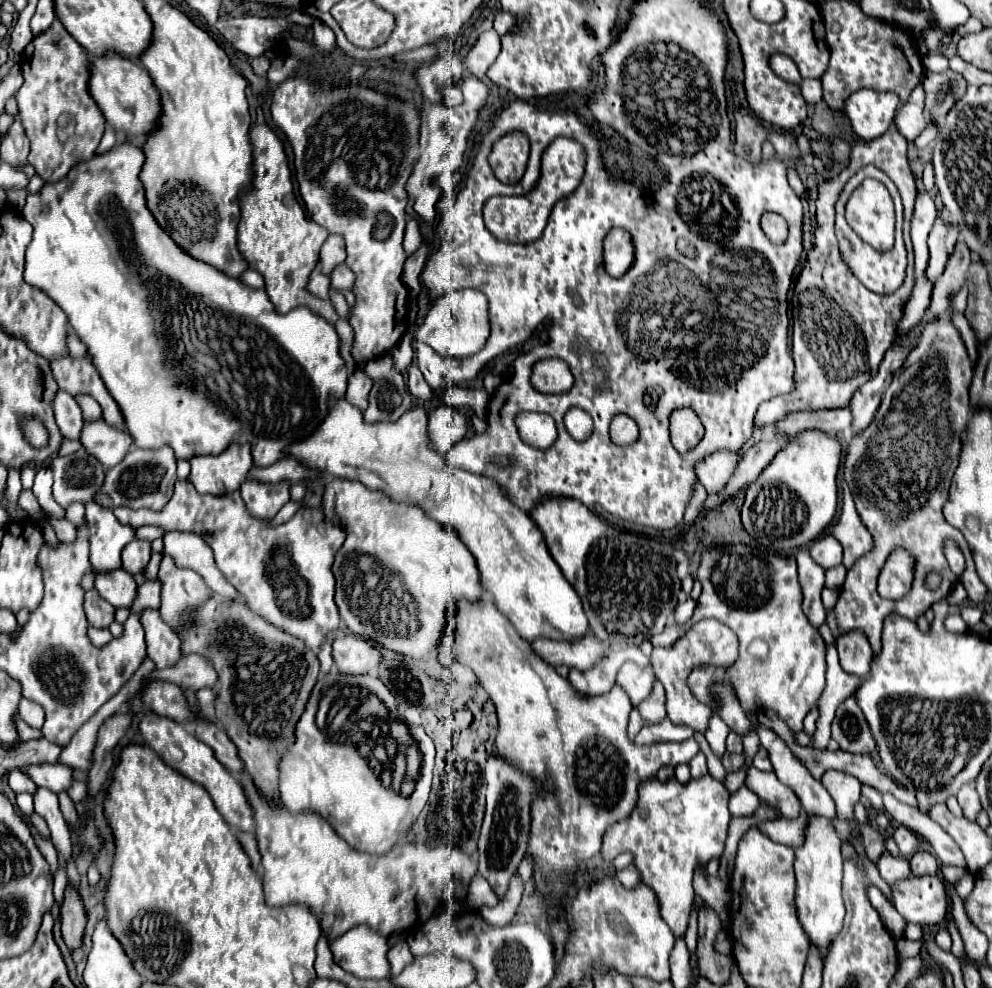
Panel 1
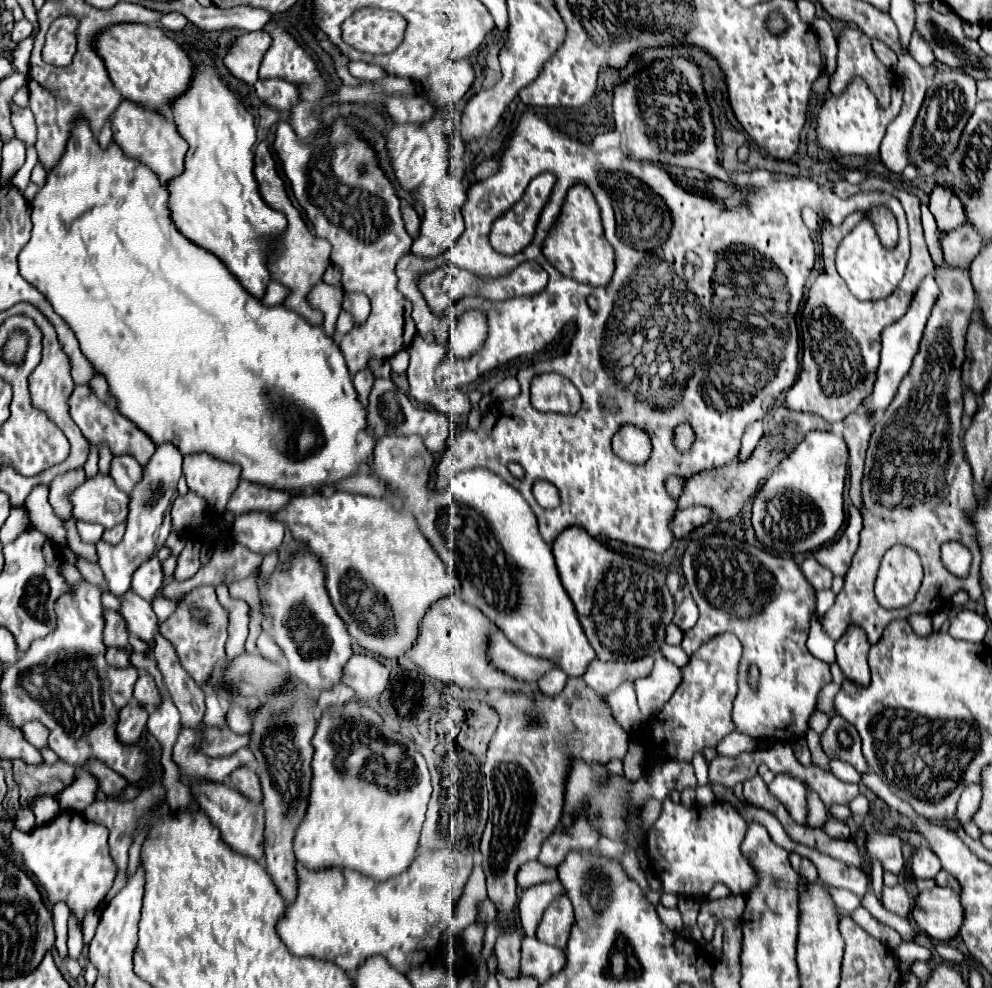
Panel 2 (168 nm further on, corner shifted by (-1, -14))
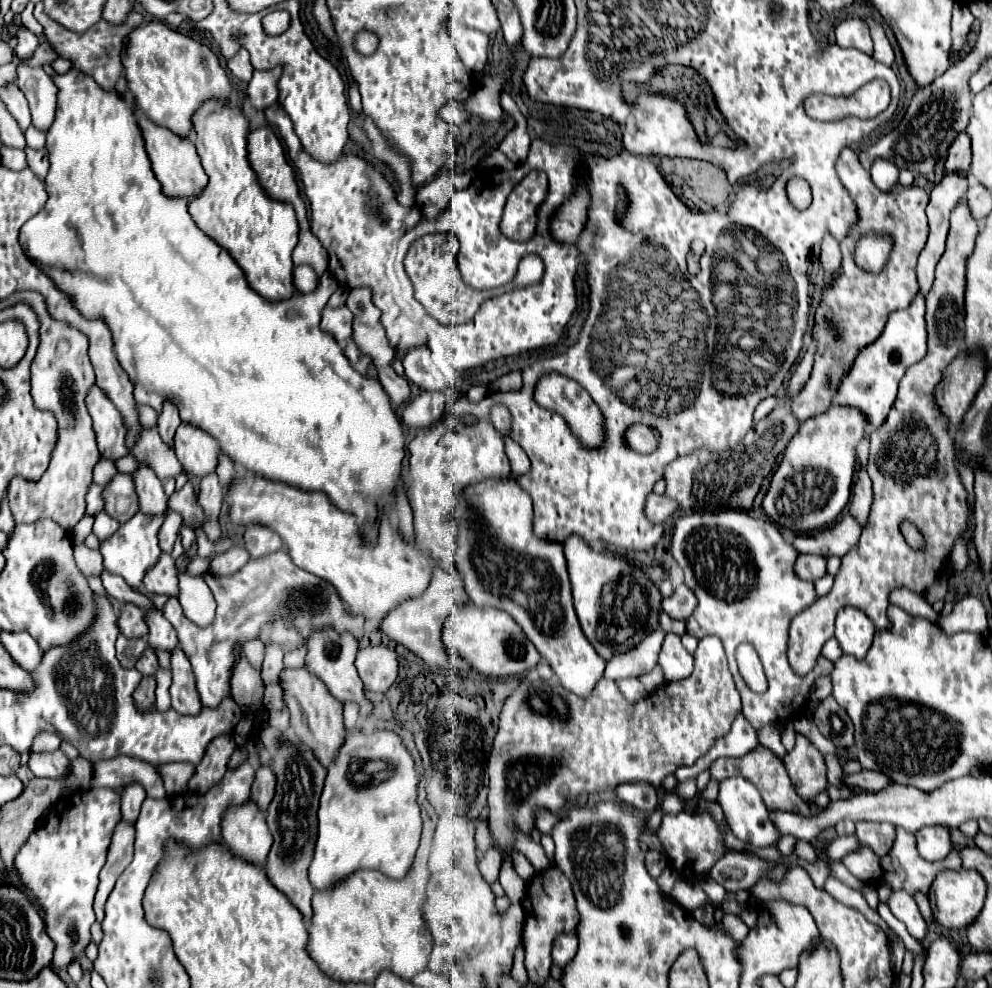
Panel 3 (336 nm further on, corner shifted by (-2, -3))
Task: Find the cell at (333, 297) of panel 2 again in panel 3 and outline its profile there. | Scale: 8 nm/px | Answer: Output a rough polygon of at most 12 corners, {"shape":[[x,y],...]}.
{"shape":[[325,305],[321,329],[339,343],[351,337],[353,313]]}

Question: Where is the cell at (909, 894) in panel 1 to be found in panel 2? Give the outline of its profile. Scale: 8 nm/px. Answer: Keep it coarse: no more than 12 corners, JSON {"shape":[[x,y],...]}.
{"shape":[[952,888],[924,890],[912,910],[920,932],[952,940],[964,908]]}

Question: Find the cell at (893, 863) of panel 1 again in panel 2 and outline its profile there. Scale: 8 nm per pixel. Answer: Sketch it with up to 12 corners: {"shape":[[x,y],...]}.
{"shape":[[902,884],[884,886],[884,908],[902,918],[912,906]]}

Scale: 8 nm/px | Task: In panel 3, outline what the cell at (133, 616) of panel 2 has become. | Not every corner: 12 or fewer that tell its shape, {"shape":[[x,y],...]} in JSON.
{"shape":[[145,609],[149,645],[173,651],[177,633],[157,609]]}

